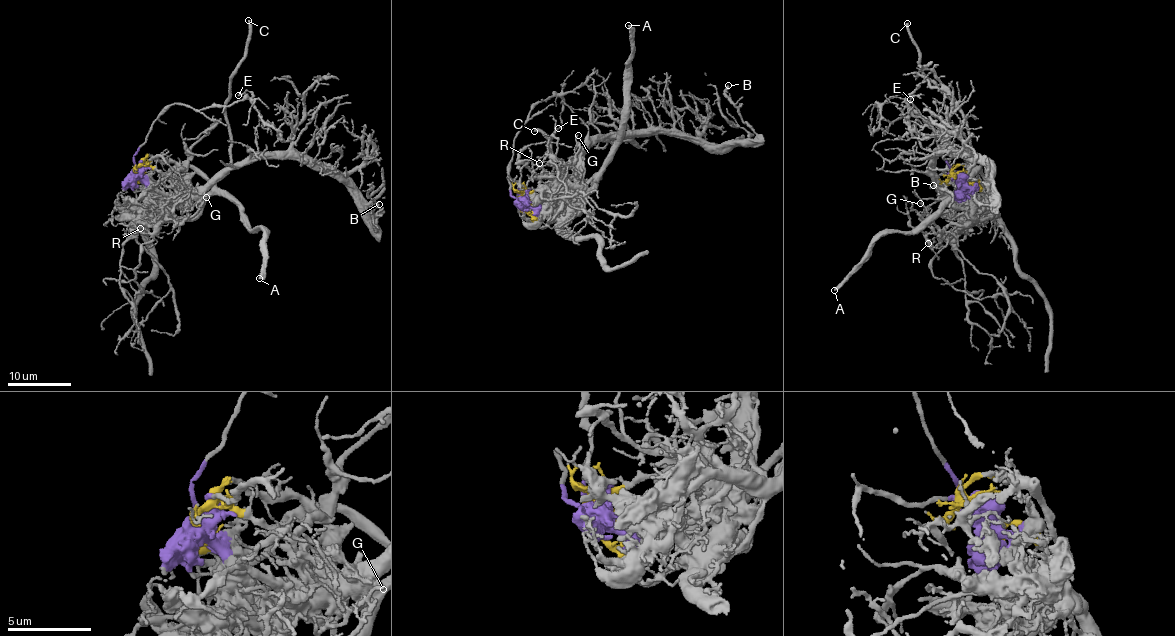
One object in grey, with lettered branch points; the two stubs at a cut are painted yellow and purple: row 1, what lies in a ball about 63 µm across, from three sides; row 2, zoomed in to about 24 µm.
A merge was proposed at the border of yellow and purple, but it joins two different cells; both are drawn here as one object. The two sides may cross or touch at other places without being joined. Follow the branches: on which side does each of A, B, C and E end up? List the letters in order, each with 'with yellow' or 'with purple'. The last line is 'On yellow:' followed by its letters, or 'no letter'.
A: with yellow
B: with purple
C: with yellow
E: with purple
On yellow: A, C

